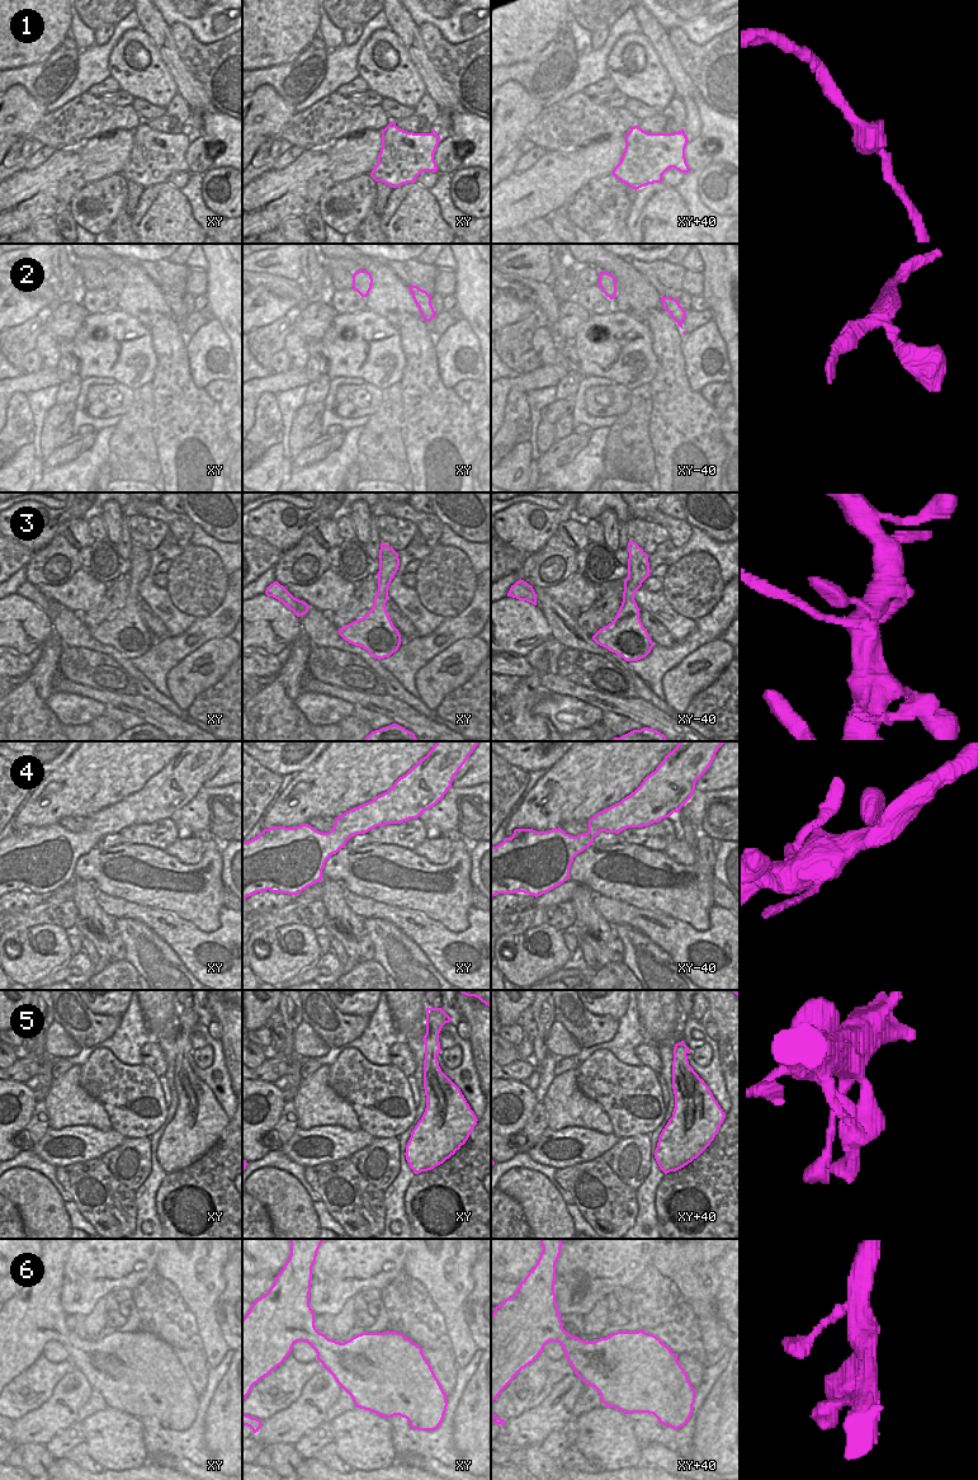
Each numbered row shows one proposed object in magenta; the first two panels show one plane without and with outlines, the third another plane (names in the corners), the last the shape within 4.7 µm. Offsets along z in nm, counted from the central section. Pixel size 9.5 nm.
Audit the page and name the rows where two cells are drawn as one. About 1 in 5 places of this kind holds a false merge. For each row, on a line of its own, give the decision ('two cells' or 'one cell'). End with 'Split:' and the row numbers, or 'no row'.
1: one cell
2: one cell
3: one cell
4: one cell
5: one cell
6: one cell
Split: no row

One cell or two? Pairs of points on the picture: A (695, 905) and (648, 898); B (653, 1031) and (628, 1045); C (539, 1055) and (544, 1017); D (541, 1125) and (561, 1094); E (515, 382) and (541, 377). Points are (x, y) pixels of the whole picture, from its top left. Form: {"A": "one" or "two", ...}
{"A": "one", "B": "two", "C": "one", "D": "two", "E": "one"}

